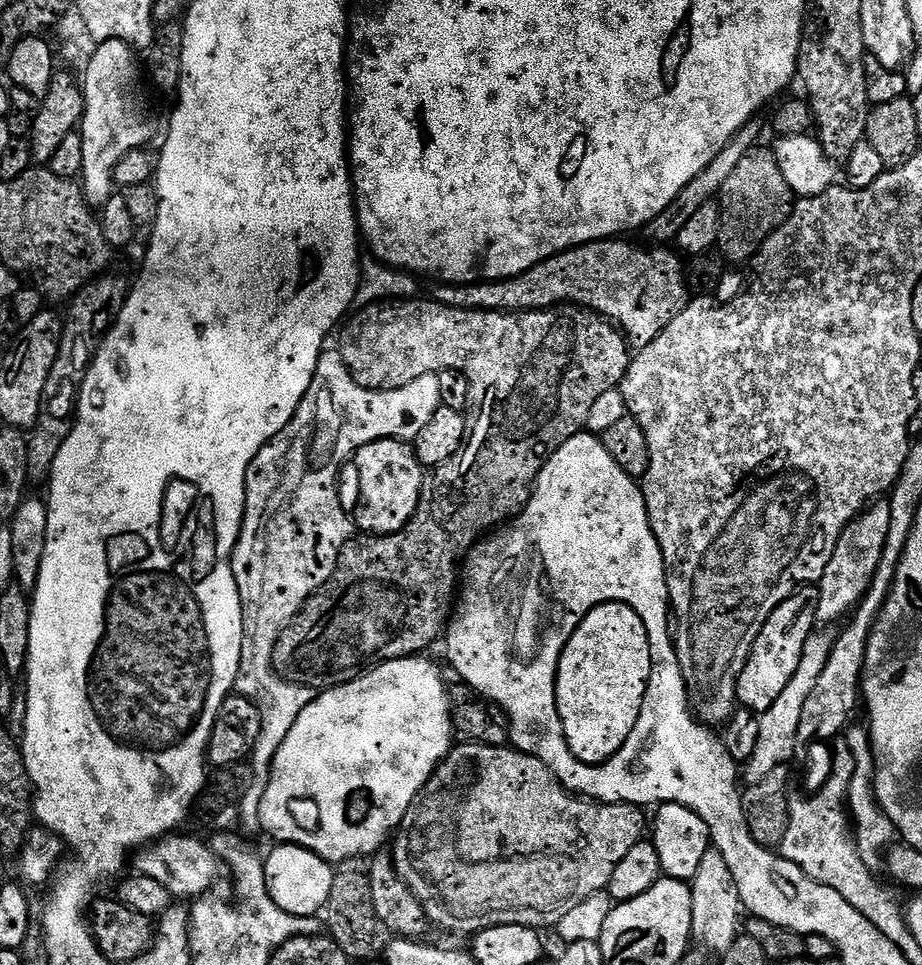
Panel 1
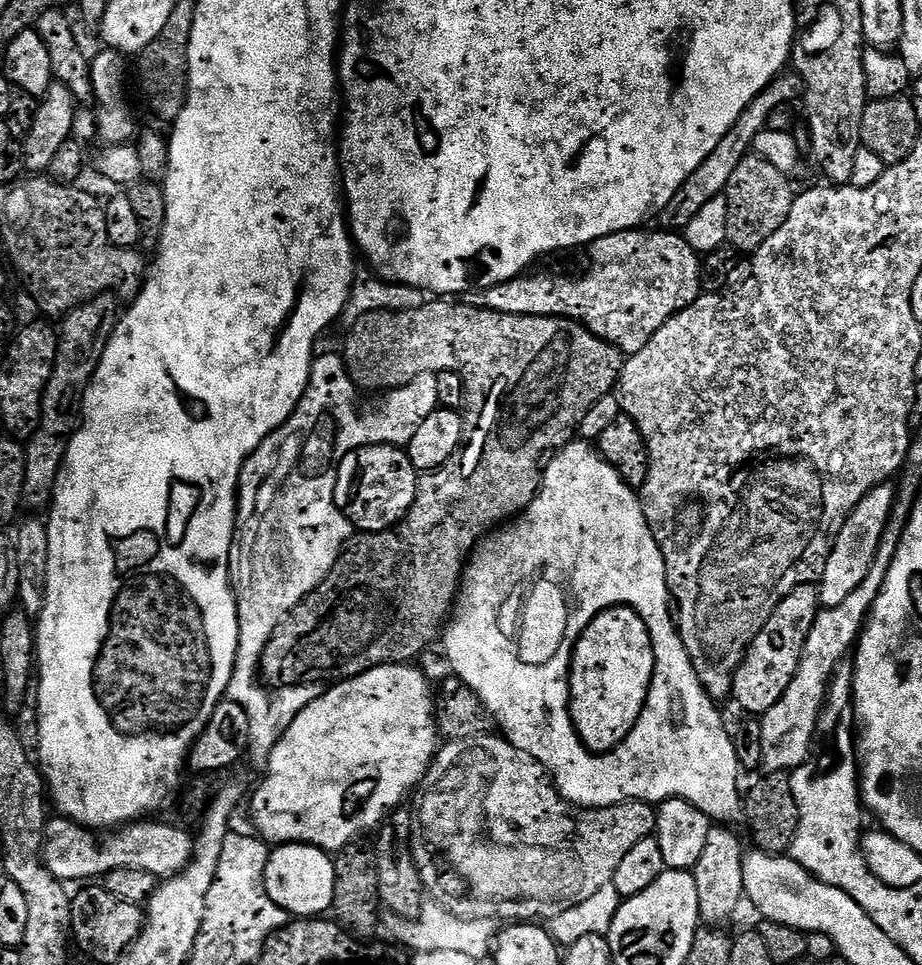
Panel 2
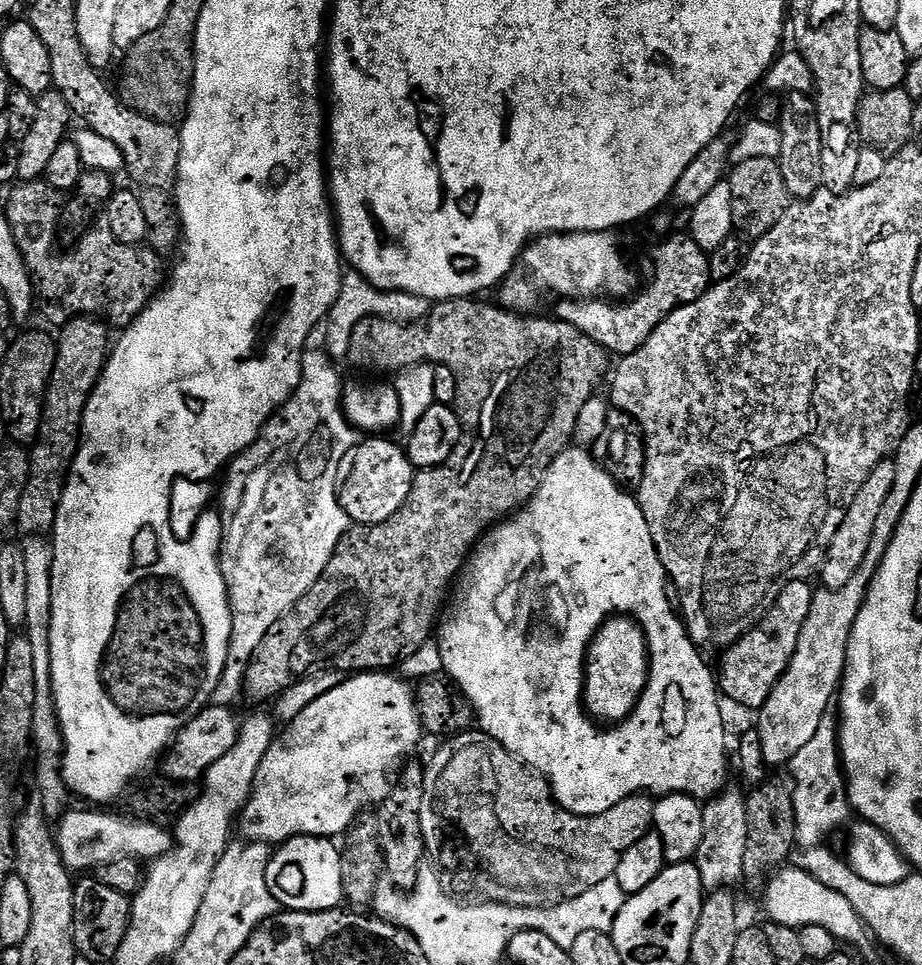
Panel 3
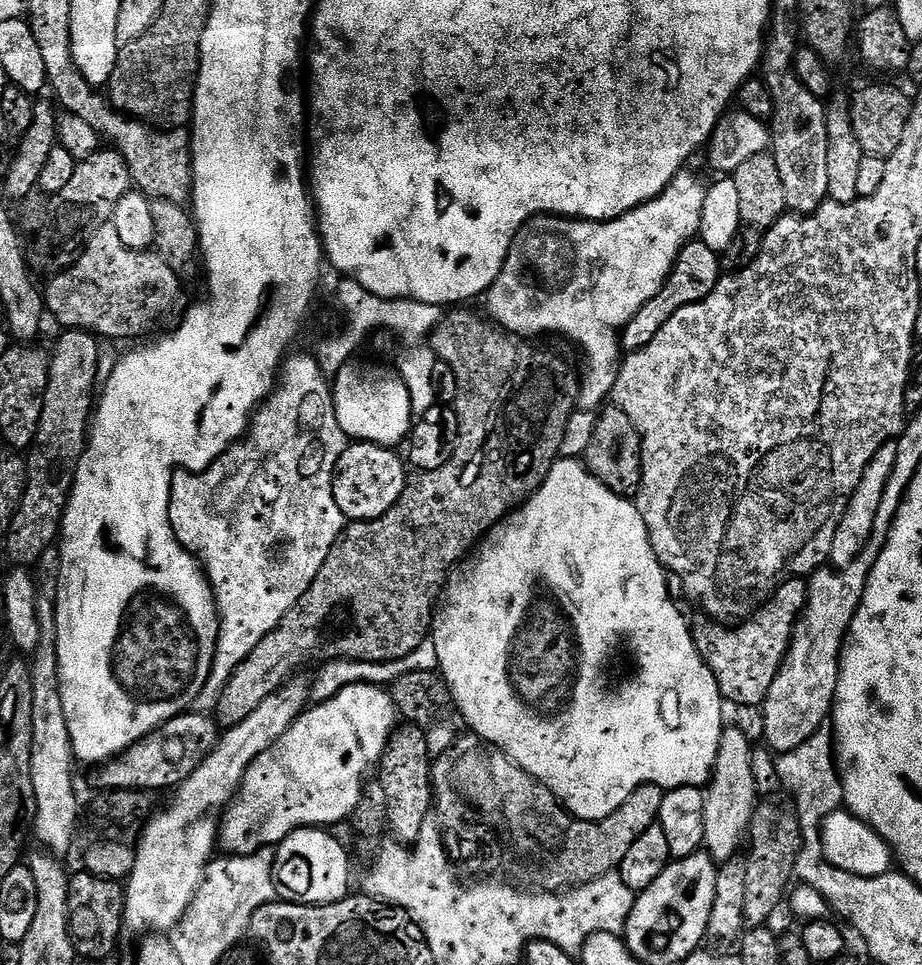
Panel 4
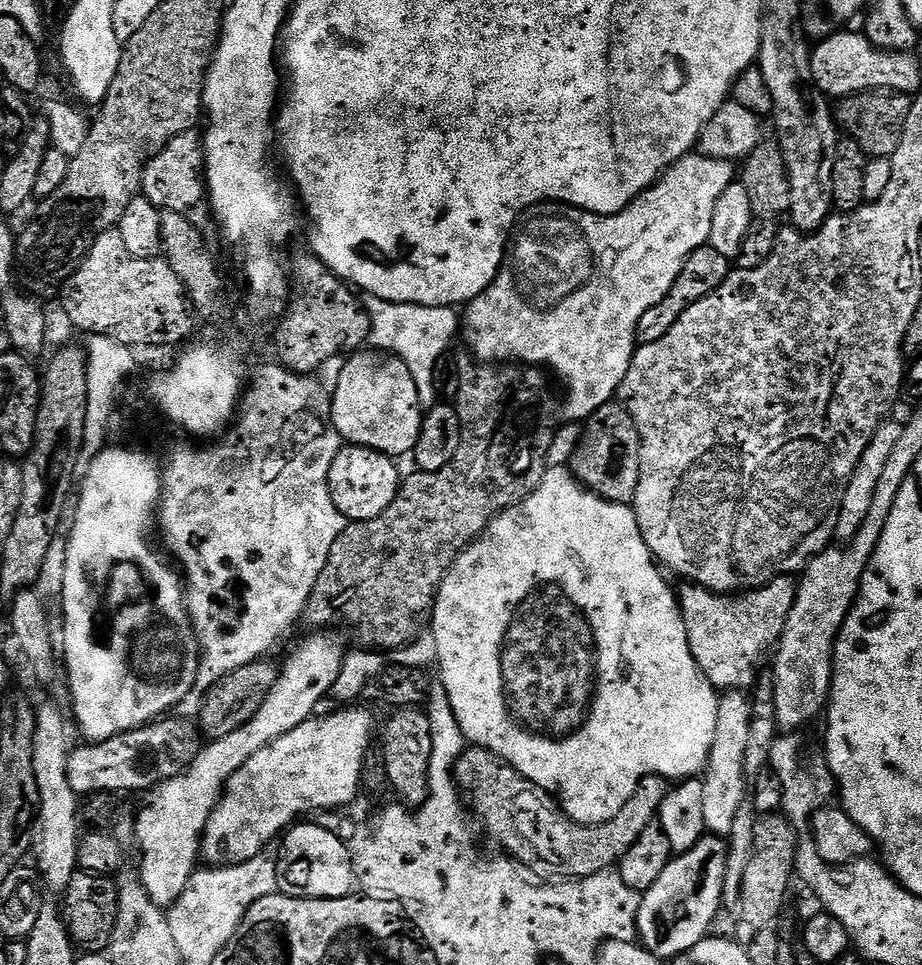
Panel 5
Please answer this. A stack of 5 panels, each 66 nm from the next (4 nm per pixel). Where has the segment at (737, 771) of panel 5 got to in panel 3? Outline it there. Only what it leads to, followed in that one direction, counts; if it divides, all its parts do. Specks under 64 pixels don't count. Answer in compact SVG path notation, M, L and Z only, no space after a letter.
M725 790L707 801L703 810L702 846L696 851L694 863L705 889L728 890L733 887L731 884L740 884L744 879L743 858L746 857L747 834L750 833L745 793Z

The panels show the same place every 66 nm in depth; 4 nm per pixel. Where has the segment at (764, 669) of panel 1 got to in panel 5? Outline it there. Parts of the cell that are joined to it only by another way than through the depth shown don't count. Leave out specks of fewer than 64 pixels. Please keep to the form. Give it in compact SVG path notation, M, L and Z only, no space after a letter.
M791 575L776 576L761 588L743 594L717 594L691 582L678 588L680 613L694 662L718 690L748 690L757 683L756 667L780 642L780 635L794 606L797 581Z

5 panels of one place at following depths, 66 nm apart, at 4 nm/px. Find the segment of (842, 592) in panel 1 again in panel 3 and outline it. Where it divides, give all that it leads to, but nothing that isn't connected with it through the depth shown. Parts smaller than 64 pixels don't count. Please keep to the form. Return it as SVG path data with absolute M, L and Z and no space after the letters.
M895 459L883 460L879 466L866 478L862 490L858 490L858 495L854 502L846 510L846 518L842 526L838 526L838 534L834 542L828 548L828 557L824 560L824 567L820 569L818 576L825 588L841 588L858 574L858 568L862 562L866 562L868 551L870 550L871 539L874 538L874 526L878 523L878 514L882 511L882 506L886 503L886 498L890 495L890 489L894 487L894 470L896 469Z

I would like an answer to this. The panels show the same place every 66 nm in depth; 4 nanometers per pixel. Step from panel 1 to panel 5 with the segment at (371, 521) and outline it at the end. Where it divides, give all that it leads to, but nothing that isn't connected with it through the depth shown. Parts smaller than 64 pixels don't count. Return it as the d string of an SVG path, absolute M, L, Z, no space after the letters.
M360 444L341 447L330 466L328 489L334 506L343 514L345 521L378 518L378 514L394 502L402 483L402 472L396 469L396 464L393 457L373 448L364 448Z

